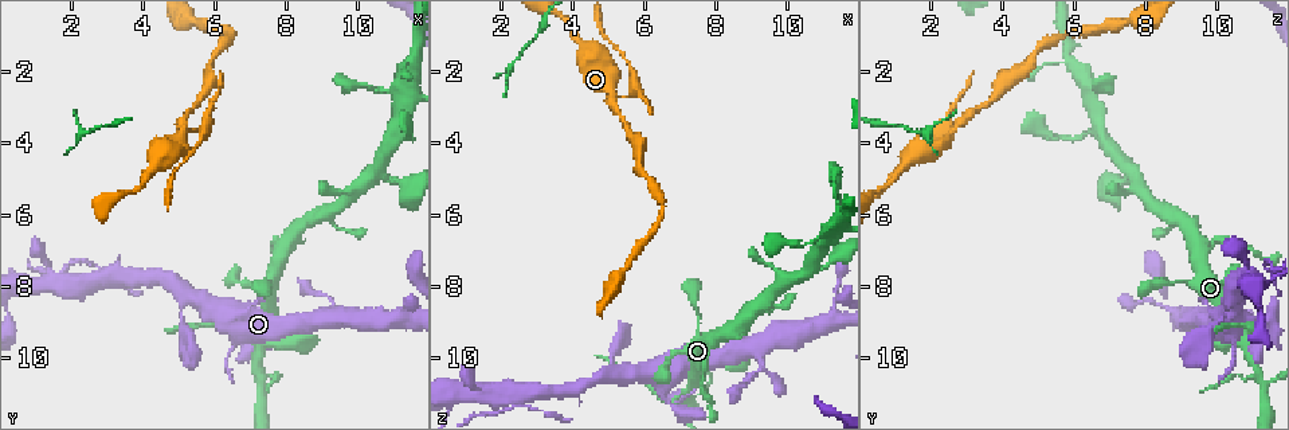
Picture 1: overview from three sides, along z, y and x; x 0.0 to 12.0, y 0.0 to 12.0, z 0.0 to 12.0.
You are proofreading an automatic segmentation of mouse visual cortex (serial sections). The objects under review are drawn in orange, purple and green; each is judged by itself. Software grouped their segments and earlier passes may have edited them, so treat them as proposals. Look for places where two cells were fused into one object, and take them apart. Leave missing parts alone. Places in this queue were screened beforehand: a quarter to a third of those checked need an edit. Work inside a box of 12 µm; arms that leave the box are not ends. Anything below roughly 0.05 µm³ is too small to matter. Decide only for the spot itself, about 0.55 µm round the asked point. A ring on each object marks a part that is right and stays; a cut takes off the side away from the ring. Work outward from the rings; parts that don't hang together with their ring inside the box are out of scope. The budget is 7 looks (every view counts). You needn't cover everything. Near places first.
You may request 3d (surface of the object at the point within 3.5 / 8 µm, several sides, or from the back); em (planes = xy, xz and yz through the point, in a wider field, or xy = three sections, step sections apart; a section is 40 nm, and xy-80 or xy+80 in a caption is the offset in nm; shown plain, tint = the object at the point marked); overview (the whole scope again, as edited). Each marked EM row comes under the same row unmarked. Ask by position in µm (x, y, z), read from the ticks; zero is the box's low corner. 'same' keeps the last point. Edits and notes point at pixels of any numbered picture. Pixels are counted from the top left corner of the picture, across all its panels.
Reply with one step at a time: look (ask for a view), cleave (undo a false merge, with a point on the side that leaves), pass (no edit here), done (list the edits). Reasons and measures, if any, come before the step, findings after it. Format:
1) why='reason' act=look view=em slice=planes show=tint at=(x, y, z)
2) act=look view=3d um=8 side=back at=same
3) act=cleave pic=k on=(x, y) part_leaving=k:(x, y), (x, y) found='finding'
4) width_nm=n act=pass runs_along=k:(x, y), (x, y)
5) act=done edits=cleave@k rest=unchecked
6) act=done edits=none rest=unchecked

why='side arm on a straight run' act=look view=3d um=8 at=(7.3, 10.4, 11.2)

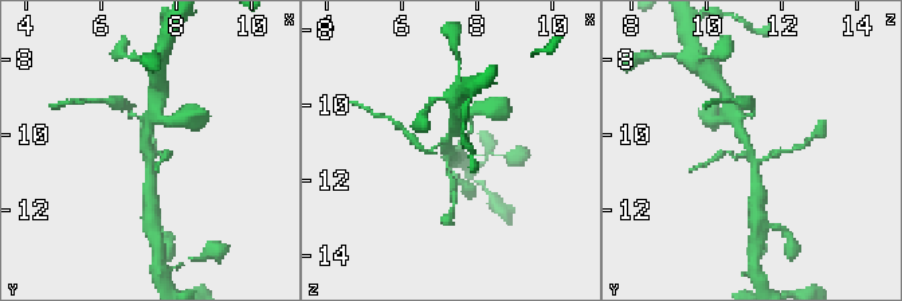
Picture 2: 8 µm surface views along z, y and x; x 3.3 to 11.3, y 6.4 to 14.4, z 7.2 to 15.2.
act=look view=em slice=planes show=tint at=(7.2, 10.4, 11.1)

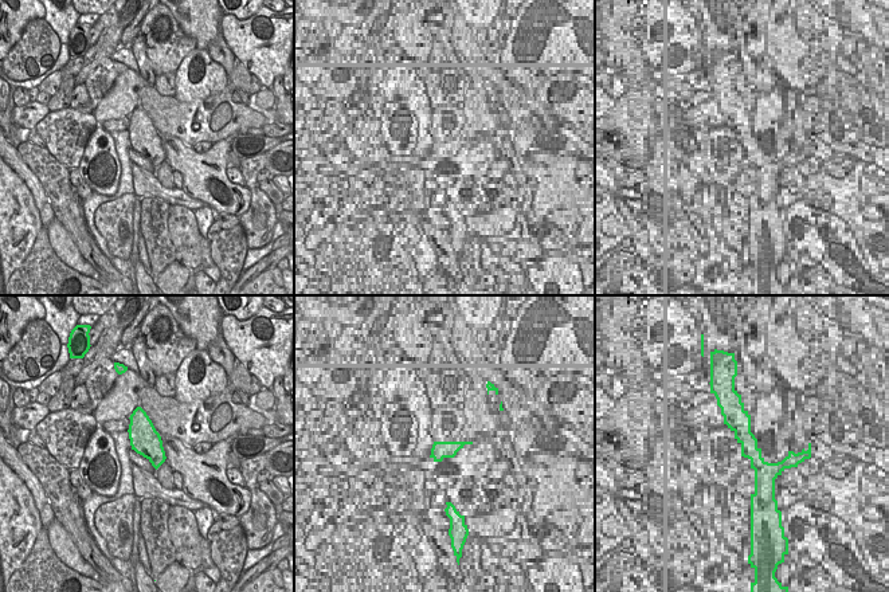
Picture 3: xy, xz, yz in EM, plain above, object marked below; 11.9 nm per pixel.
act=pass found='all the same cell'

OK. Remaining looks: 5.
act=look view=3d um=3.5 at=(1.8, 7.8, 11.4)

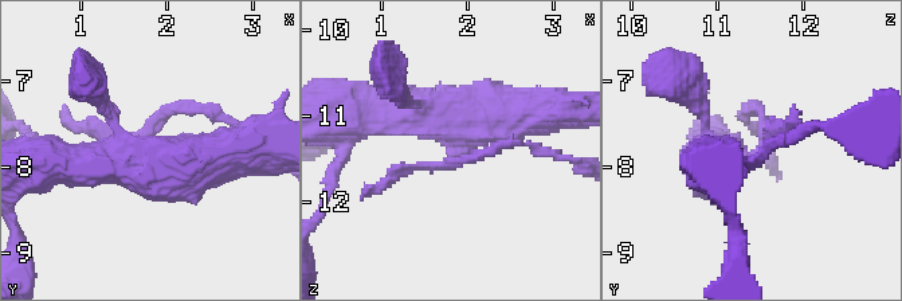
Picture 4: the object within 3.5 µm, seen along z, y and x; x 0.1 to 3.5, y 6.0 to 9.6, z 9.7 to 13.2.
why='shape alone is not enough' act=look view=em slice=xy step=3 show=tint at=(1.80, 7.80, 11.35)

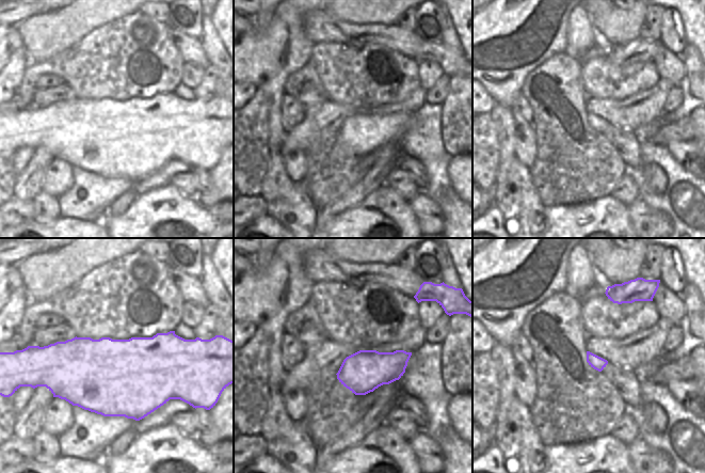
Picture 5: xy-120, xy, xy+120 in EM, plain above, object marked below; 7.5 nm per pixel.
act=cleave pic=4 on=(469, 159) found='two cells meet here'

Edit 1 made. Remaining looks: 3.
why='looks like a crossing' act=look view=3d um=3.5 at=(11.3, 2.7, 6.5)

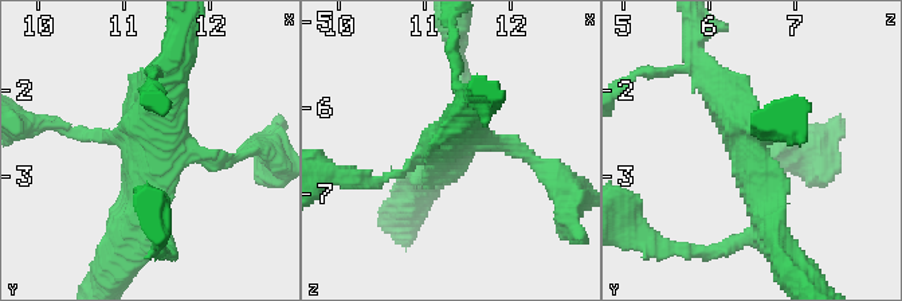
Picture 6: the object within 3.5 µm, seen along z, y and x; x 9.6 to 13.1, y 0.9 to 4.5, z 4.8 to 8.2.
arms=4 arm_widths_nm=100,150,400,400 why='now the EM' act=look view=em slice=xy step=2 show=tint at=(11.25, 2.70, 6.50)

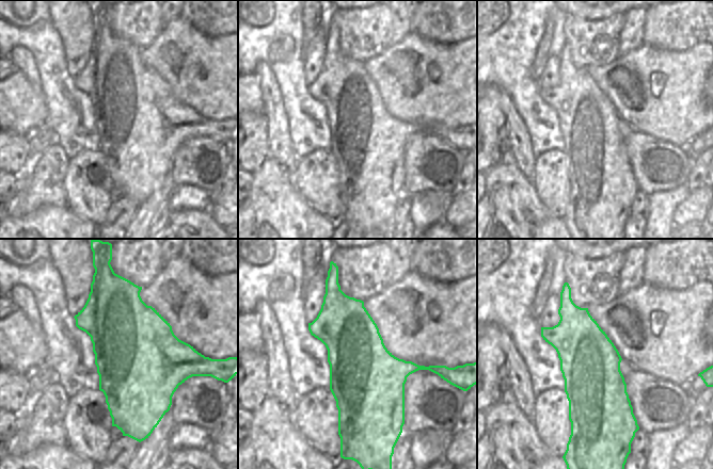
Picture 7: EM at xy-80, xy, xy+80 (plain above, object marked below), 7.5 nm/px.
width_nm=550 act=pass runs_along=6:(775, 234), (752, 151), (710, 77) found='one cell here'

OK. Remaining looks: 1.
act=done edits=cleave@4 rest=unchecked

